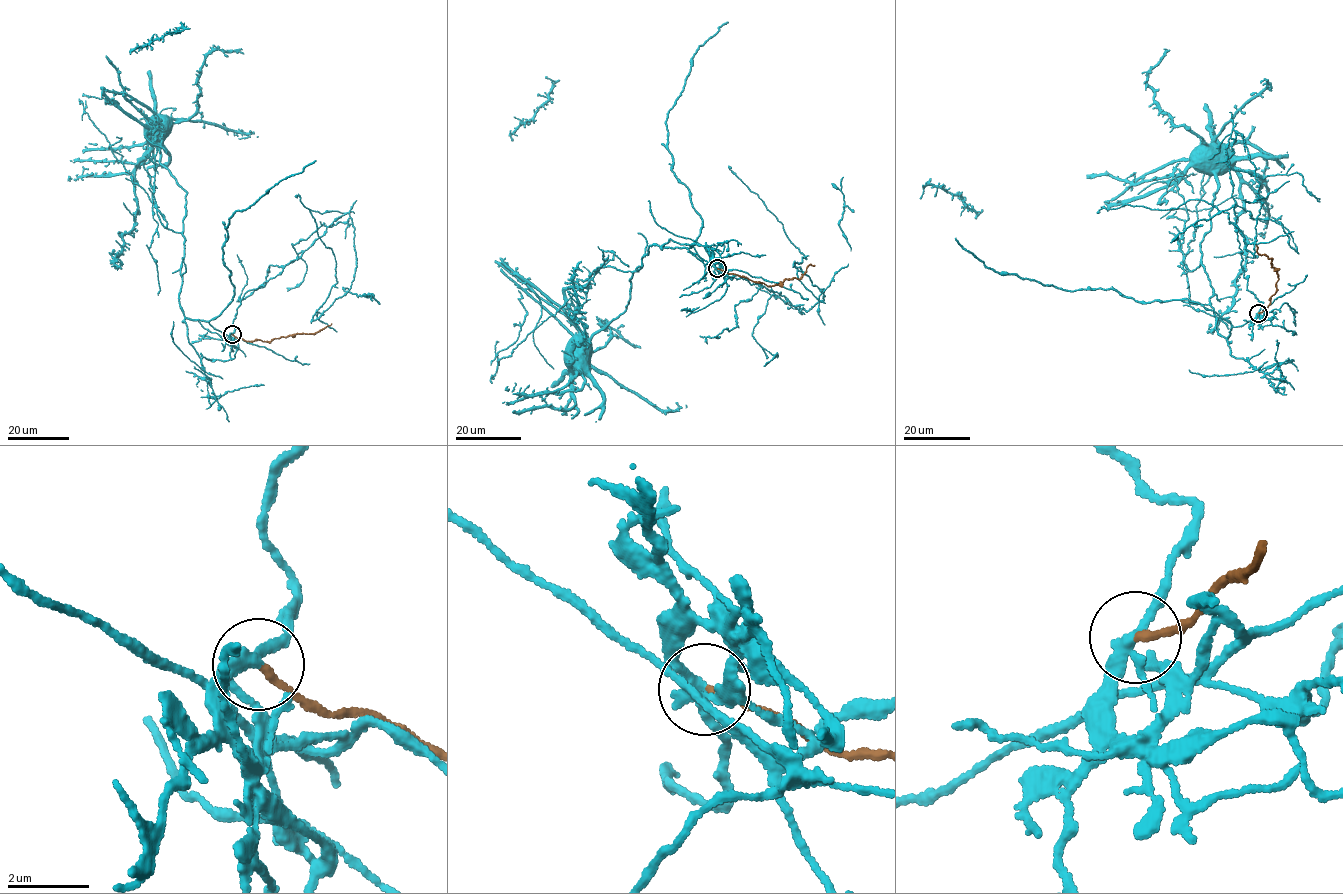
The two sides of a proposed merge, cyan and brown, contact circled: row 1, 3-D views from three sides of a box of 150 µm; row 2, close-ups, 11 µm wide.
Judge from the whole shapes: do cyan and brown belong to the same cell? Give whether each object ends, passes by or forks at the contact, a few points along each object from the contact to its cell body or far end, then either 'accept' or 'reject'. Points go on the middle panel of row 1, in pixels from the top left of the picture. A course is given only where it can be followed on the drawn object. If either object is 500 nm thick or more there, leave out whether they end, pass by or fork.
cyan passes by; brown ends there; cyan runs (717, 268), (685, 248), (650, 246), (630, 279), (625, 310), (598, 331), (587, 348), (573, 346); brown runs (717, 268), (775, 286), (786, 279), (799, 278), (809, 265), (815, 265); reject

